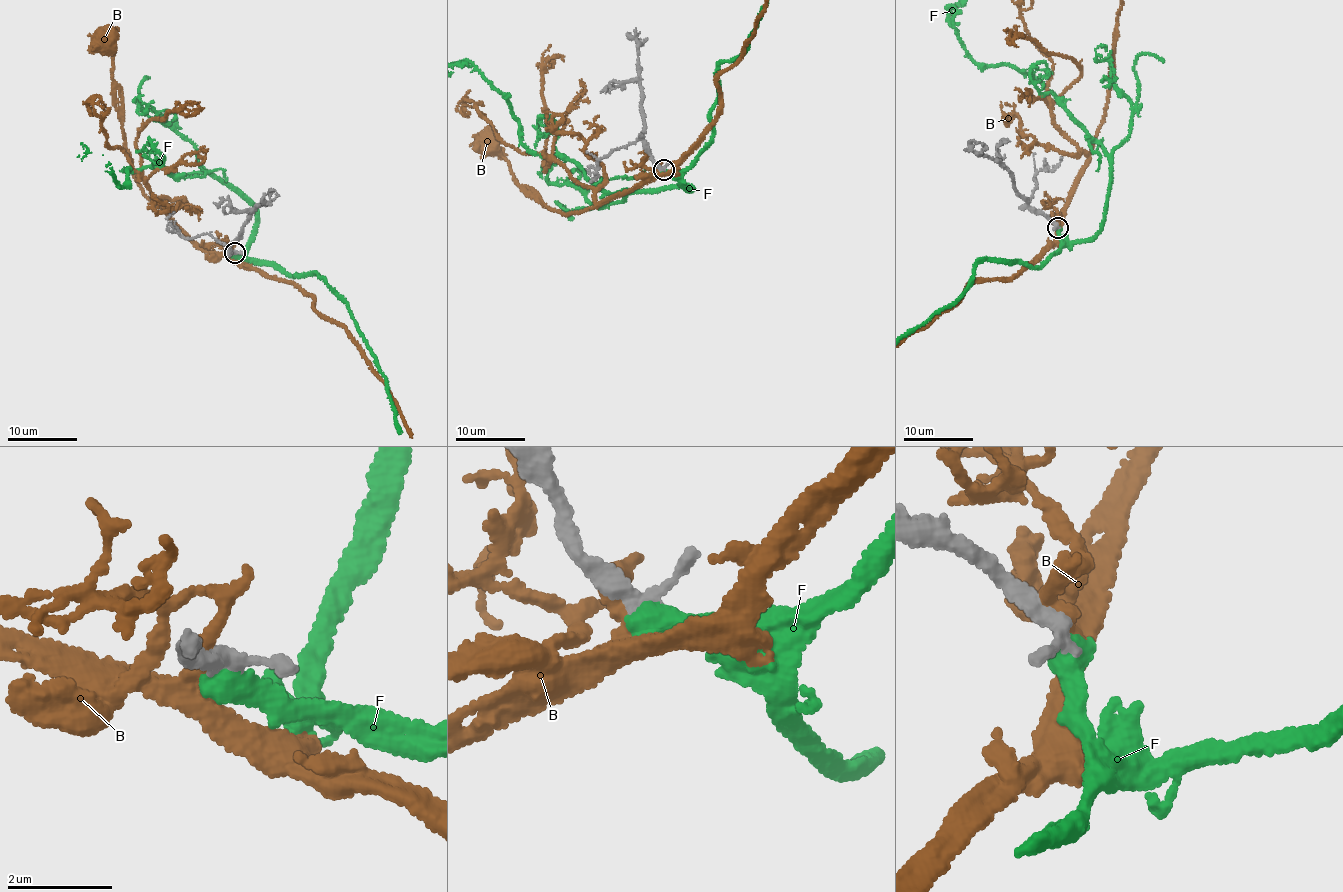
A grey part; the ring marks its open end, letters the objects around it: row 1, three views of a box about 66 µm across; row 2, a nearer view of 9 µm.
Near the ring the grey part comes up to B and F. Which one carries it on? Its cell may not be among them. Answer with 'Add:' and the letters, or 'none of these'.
Add: F

